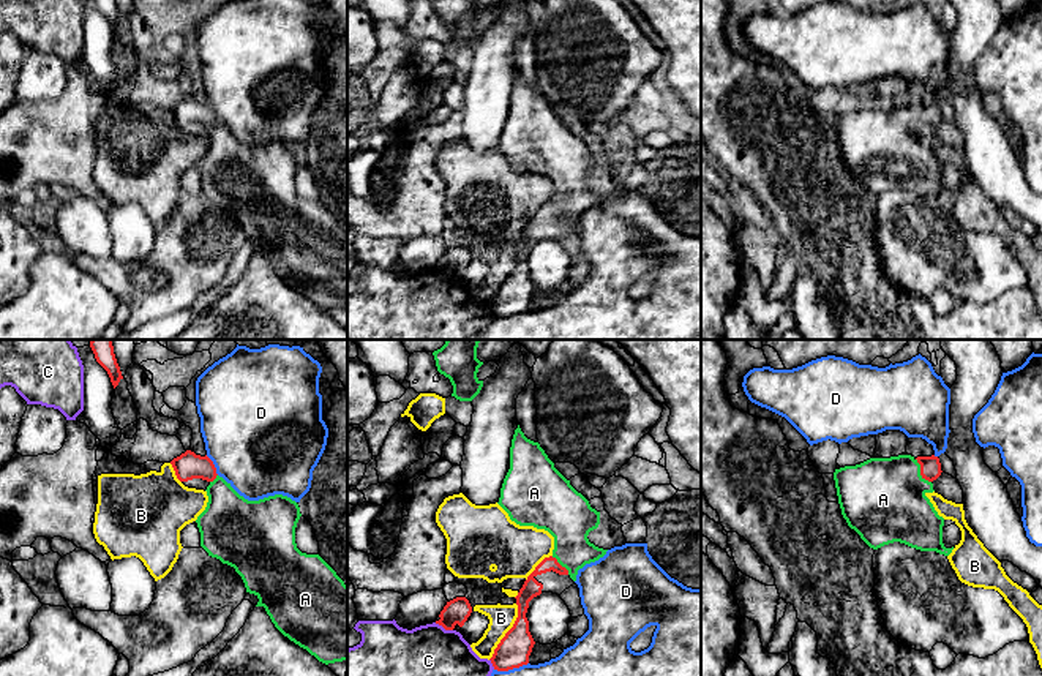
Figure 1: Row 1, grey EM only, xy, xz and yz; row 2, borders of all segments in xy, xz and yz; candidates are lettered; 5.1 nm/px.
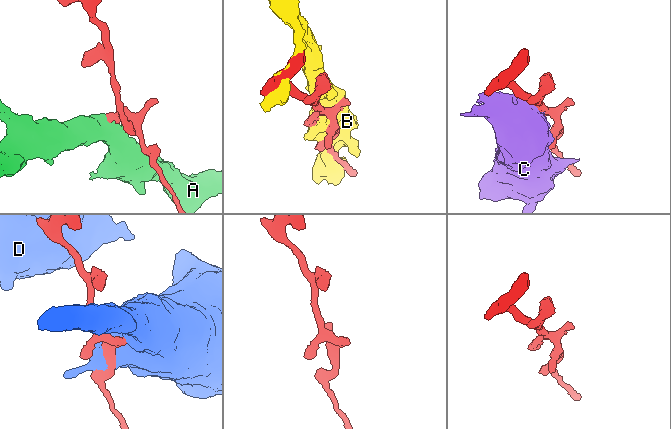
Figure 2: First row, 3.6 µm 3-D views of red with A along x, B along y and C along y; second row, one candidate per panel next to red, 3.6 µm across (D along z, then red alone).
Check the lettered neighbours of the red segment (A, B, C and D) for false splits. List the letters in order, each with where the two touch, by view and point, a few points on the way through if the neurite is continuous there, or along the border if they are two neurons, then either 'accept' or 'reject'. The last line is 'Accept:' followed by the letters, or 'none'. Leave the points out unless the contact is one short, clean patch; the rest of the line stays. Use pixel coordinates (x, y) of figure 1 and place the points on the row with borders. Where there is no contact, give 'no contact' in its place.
A: yz (921, 471) | across yz (930, 468), (921, 471), (900, 482), (883, 499) | accept
B: xz (507, 632) | reject
C: xz (444, 627) | reject
D: xz (510, 668) | reject
Accept: A

